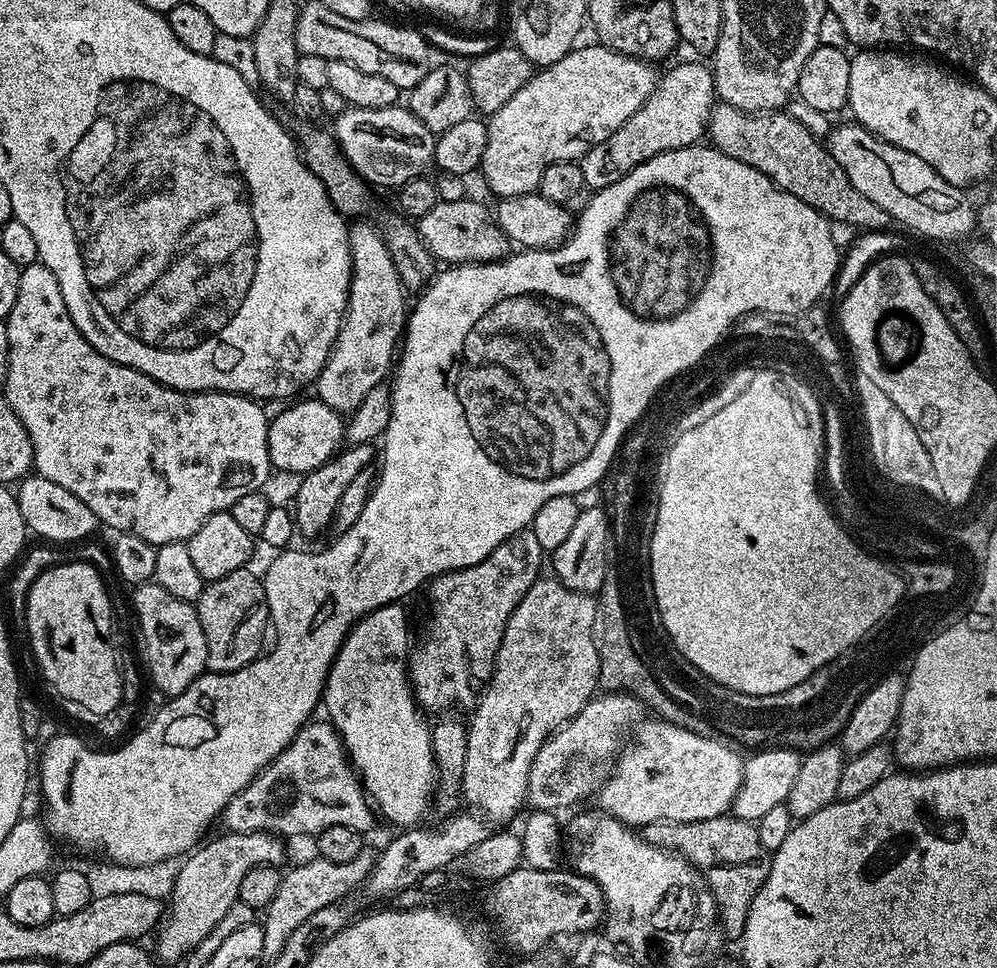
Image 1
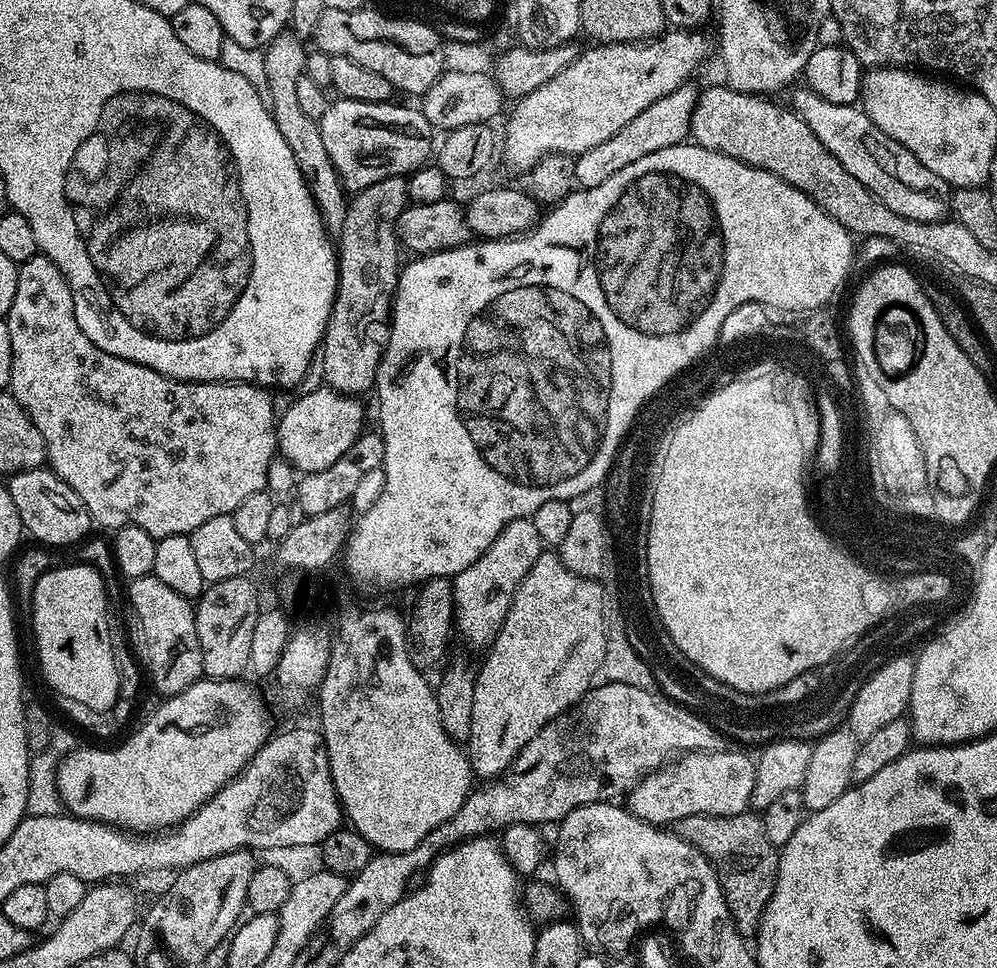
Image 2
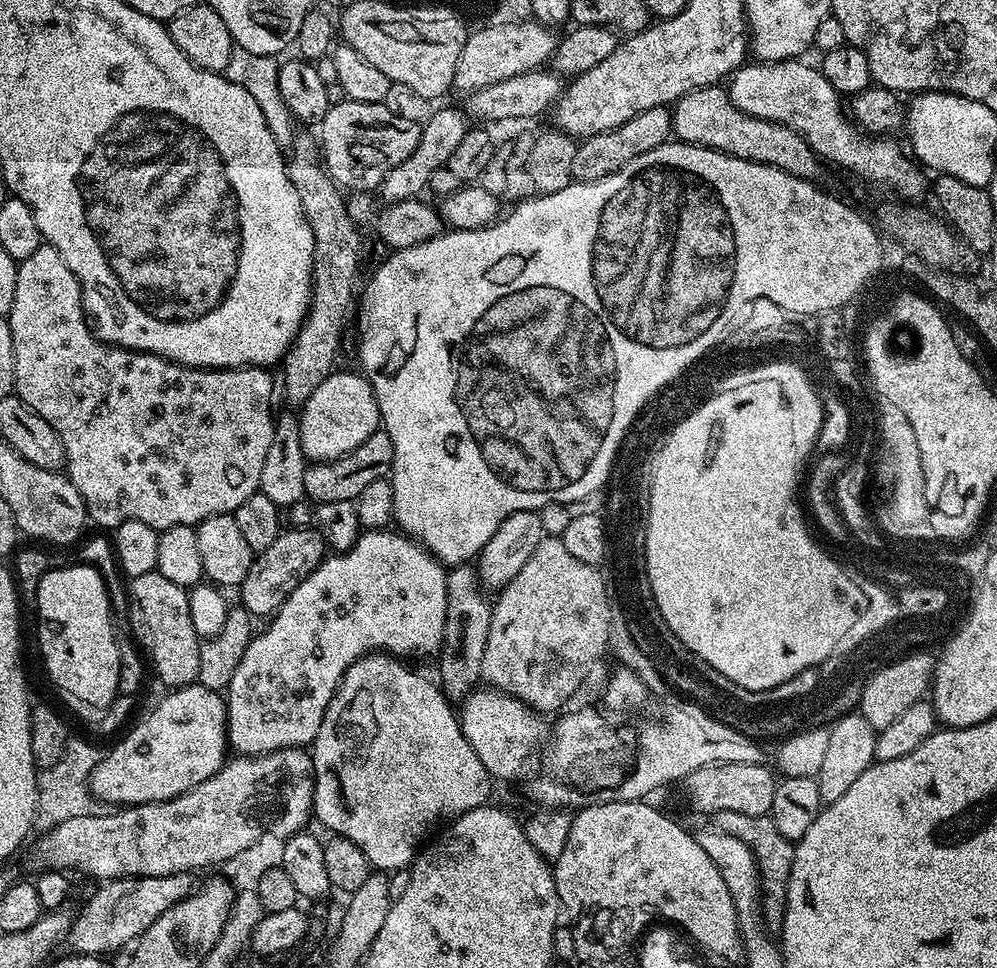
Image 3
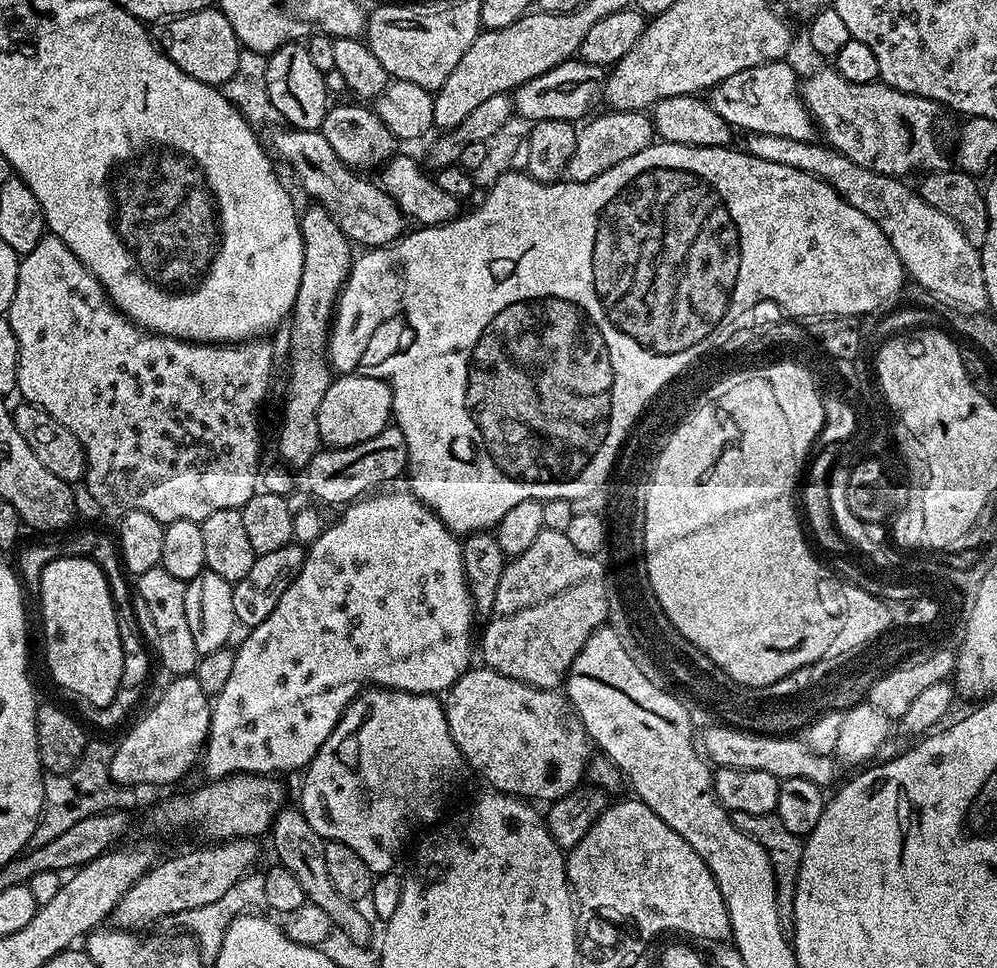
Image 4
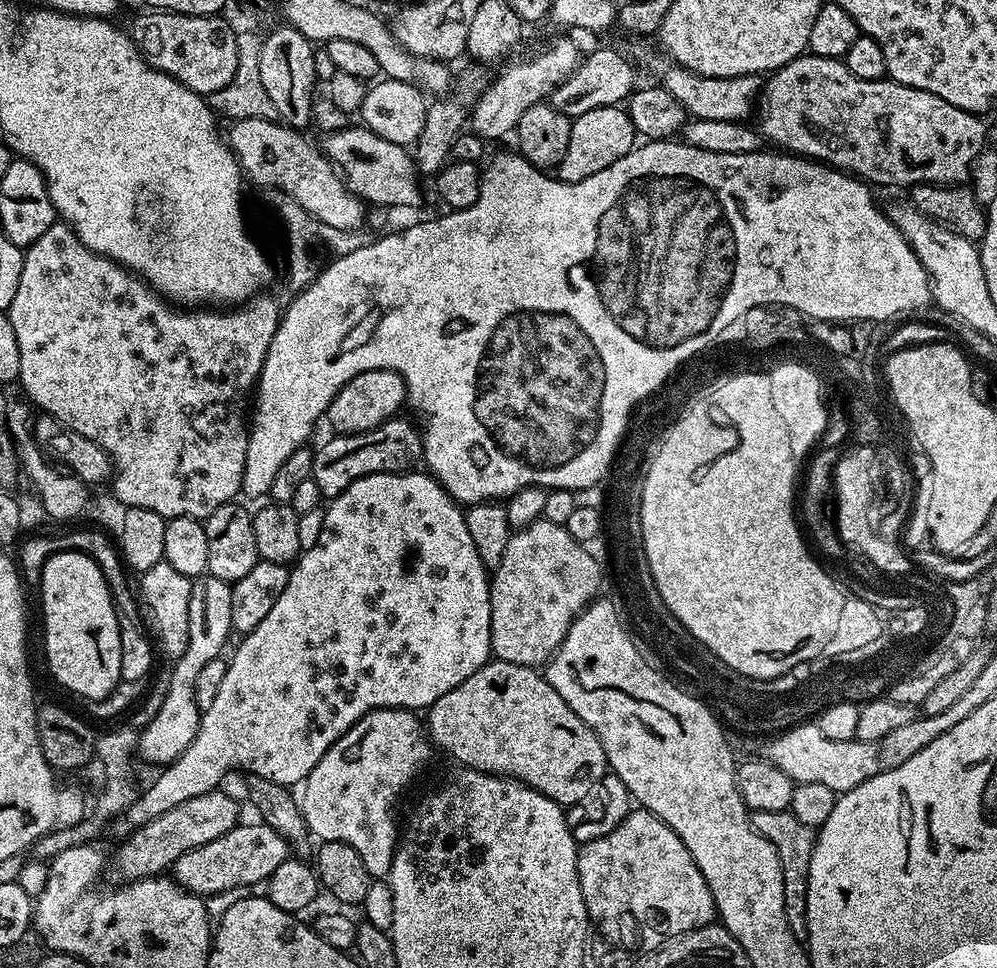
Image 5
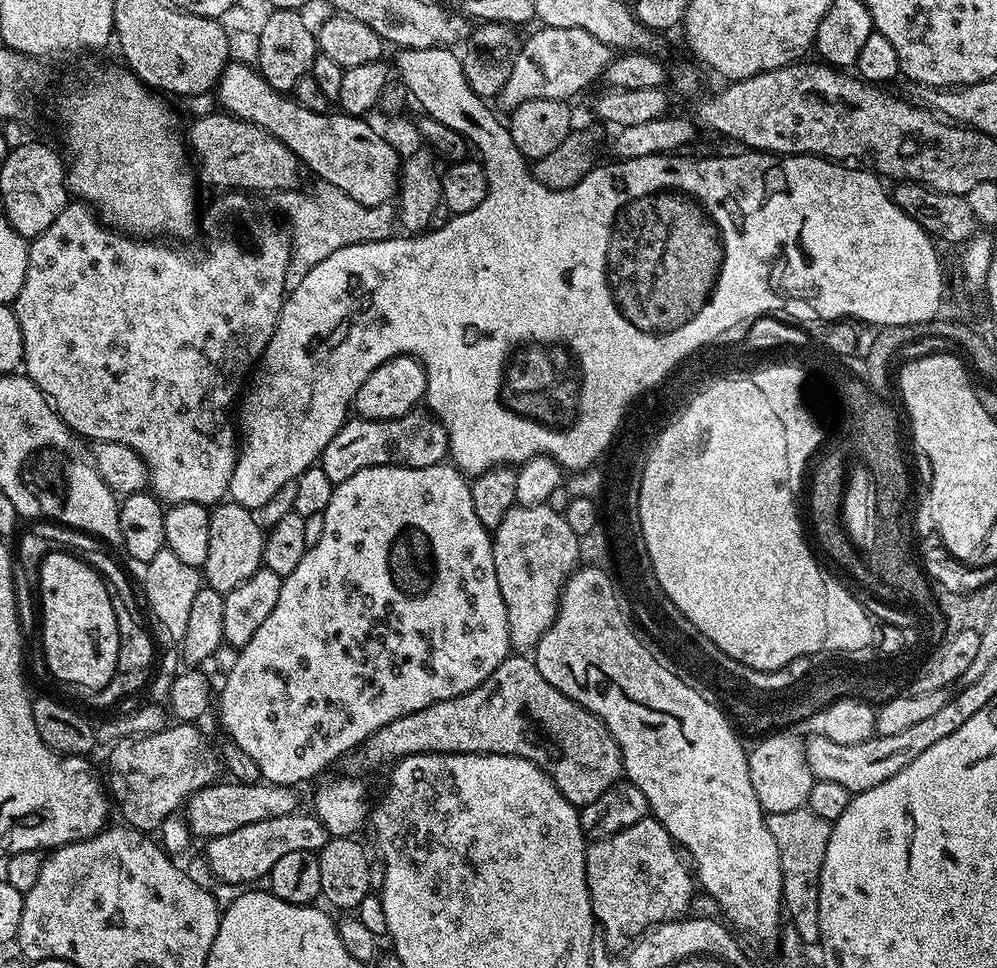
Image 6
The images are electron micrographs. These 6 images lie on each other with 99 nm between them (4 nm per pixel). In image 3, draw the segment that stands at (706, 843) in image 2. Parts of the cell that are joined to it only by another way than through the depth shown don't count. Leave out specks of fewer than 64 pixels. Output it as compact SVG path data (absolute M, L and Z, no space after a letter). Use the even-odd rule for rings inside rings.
M726 810L725 812L715 813L714 820L716 820L714 821L714 827L717 832L730 834L734 838L738 838L738 842L746 842L746 846L754 854L756 865L760 871L764 926L769 933L779 933L786 914L786 898L790 886L790 866L794 862L793 841L782 838L778 826L774 826L771 815L755 816L754 814L738 814L734 810Z

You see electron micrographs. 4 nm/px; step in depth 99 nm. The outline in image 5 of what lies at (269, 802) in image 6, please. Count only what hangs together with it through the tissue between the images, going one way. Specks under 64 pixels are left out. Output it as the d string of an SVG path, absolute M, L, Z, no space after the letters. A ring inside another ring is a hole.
M224 790L198 794L198 798L190 798L190 802L174 806L174 810L166 810L166 814L154 818L154 822L146 822L146 826L126 837L121 843L124 845L116 854L116 872L121 876L119 879L131 882L167 873L176 860L182 858L182 854L198 846L206 846L206 842L214 842L214 838L222 838L241 820L239 802L227 796Z

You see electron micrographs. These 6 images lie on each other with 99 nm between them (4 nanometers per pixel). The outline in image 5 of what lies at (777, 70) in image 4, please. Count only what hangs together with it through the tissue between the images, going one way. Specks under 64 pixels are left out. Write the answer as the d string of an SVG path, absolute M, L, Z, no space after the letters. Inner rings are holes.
M640 48L636 52L635 59L641 65L648 64L648 68L657 76L659 87L665 88L678 102L682 102L685 113L689 117L705 120L739 120L747 121L748 115L753 115L758 104L758 97L762 91L762 80L760 76L731 76L730 78L714 78L713 76L699 76L697 72L683 68L675 60L667 55L659 54L652 60L652 52L648 48Z

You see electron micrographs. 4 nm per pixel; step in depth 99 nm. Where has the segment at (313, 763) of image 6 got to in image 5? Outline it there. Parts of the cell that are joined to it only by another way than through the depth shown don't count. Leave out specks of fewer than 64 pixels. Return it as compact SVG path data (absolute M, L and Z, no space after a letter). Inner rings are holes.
M409 470L407 472L379 472L366 478L358 478L342 494L331 497L327 501L328 509L324 512L324 525L316 536L313 548L305 547L302 555L291 565L286 590L274 602L270 614L252 632L243 637L244 640L236 648L236 653L228 660L226 678L222 678L222 687L208 708L200 713L198 734L173 764L159 769L160 777L141 791L134 802L121 815L111 821L112 832L119 838L126 838L137 832L146 822L154 822L154 818L166 814L166 810L174 810L174 806L182 806L182 802L190 802L190 798L198 798L198 794L215 792L221 787L227 772L235 768L245 768L245 773L262 778L270 778L270 782L299 785L308 777L310 770L318 766L322 754L354 726L367 712L375 708L407 708L409 710L427 710L431 708L442 694L450 694L454 686L466 682L474 670L488 663L492 656L492 639L490 638L490 583L489 569L485 568L482 558L478 558L478 550L474 550L474 541L470 539L470 530L466 530L465 509L453 500L452 495L438 483L435 476L427 471Z

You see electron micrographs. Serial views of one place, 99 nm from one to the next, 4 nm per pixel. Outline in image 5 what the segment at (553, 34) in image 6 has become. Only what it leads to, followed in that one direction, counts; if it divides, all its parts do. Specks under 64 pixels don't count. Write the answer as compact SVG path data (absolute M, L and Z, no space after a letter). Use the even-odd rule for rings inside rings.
M562 38L533 58L522 60L508 67L493 83L480 93L470 112L471 131L486 142L508 137L515 131L522 114L532 105L543 103L577 68L582 56L577 46Z

